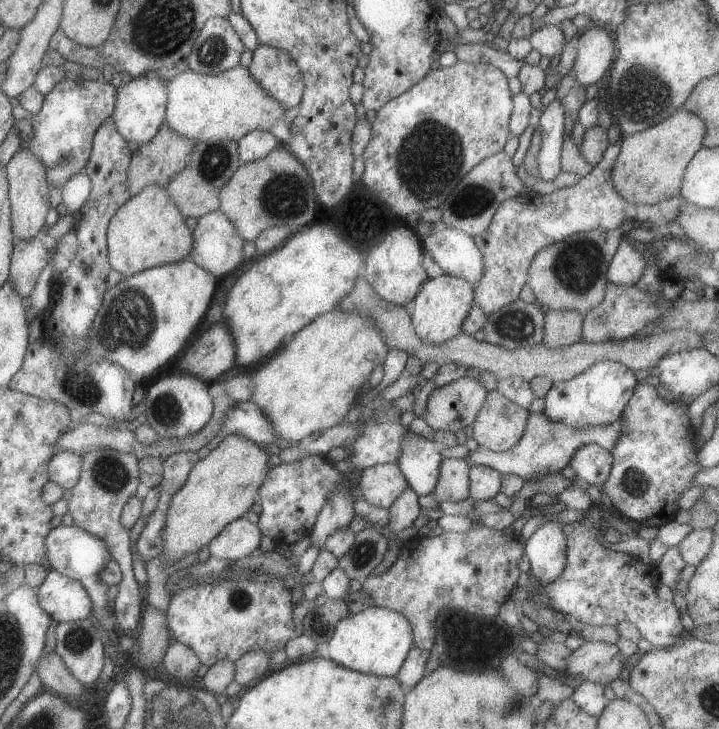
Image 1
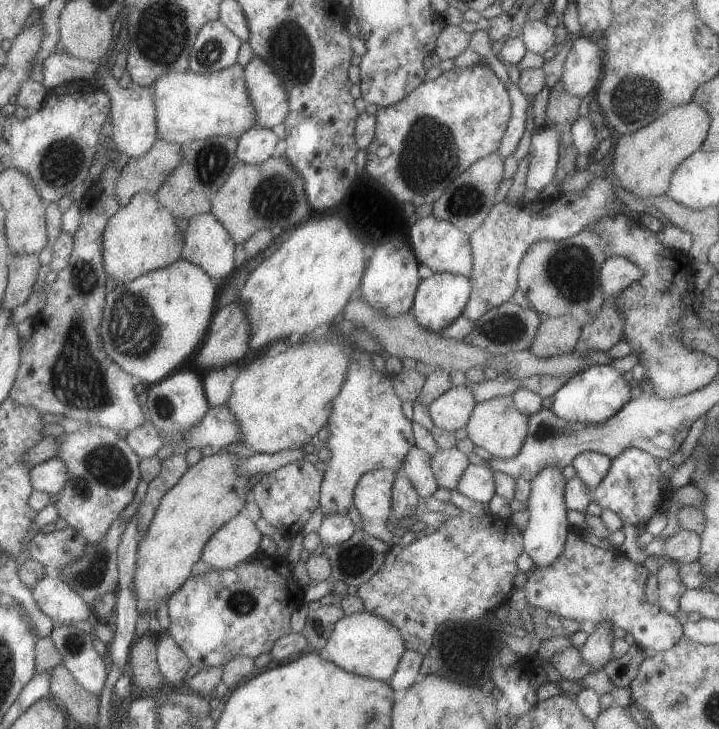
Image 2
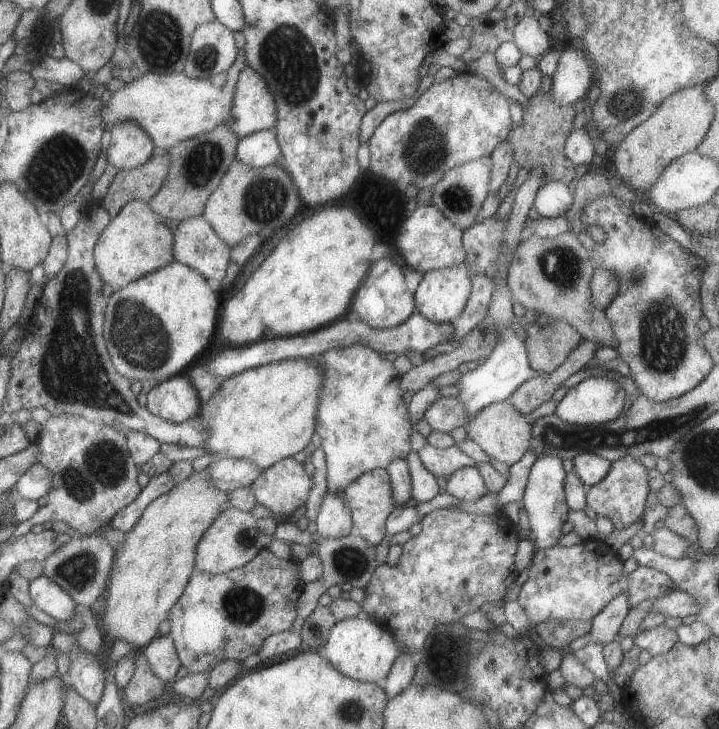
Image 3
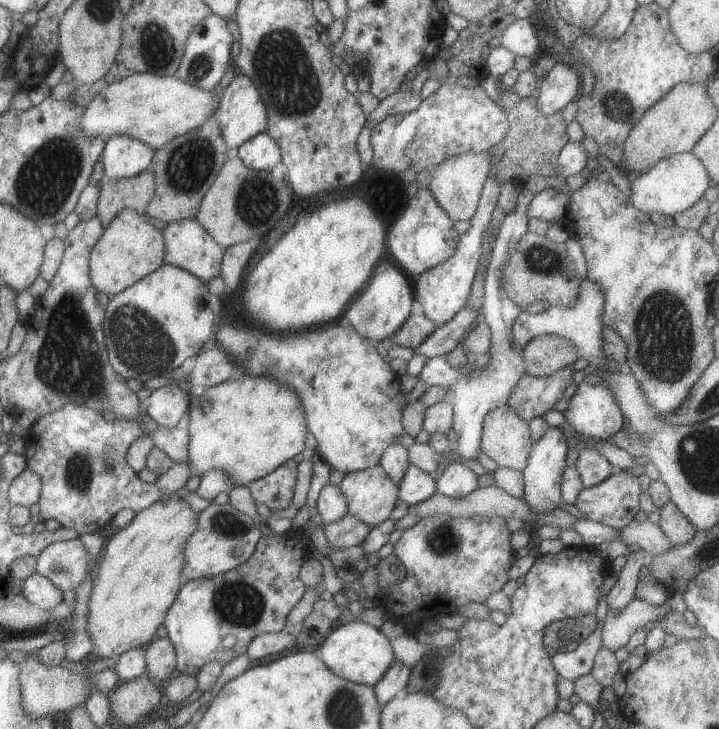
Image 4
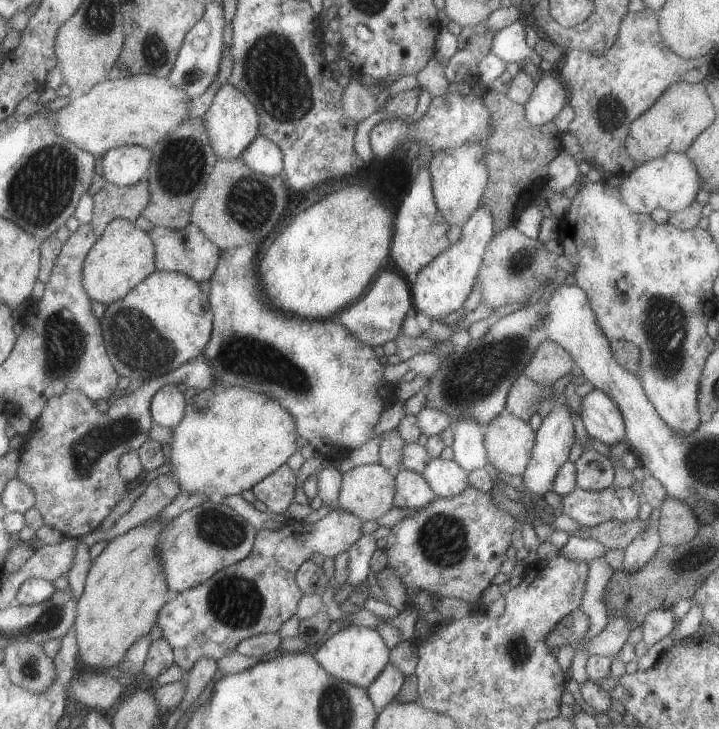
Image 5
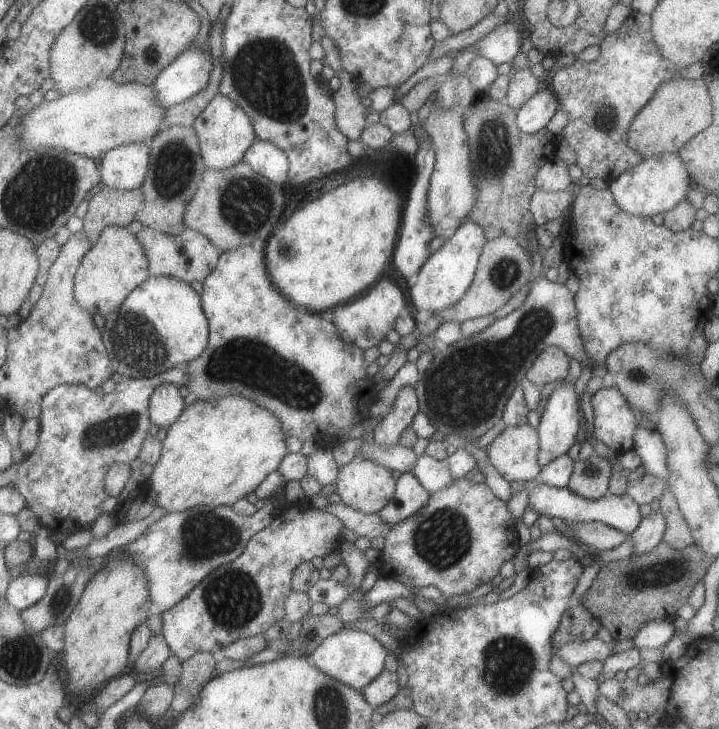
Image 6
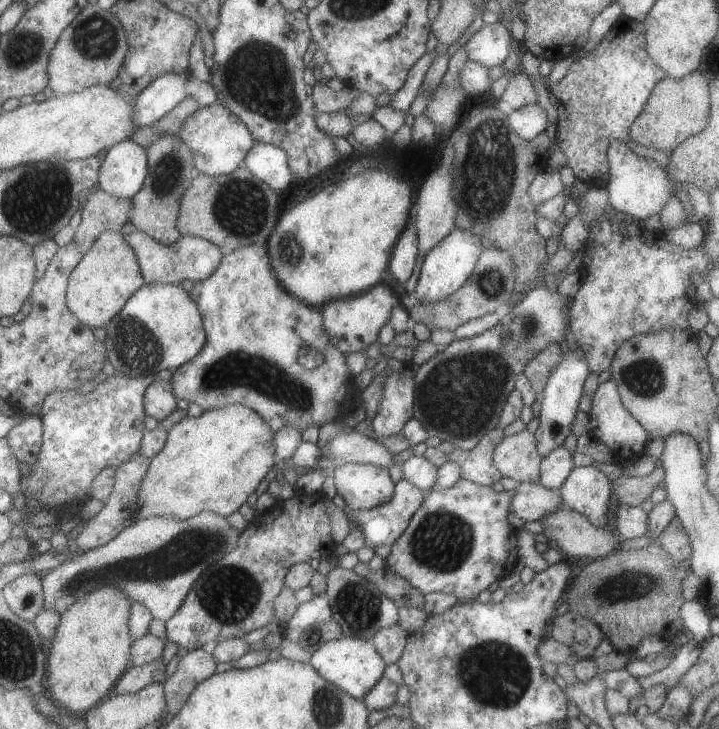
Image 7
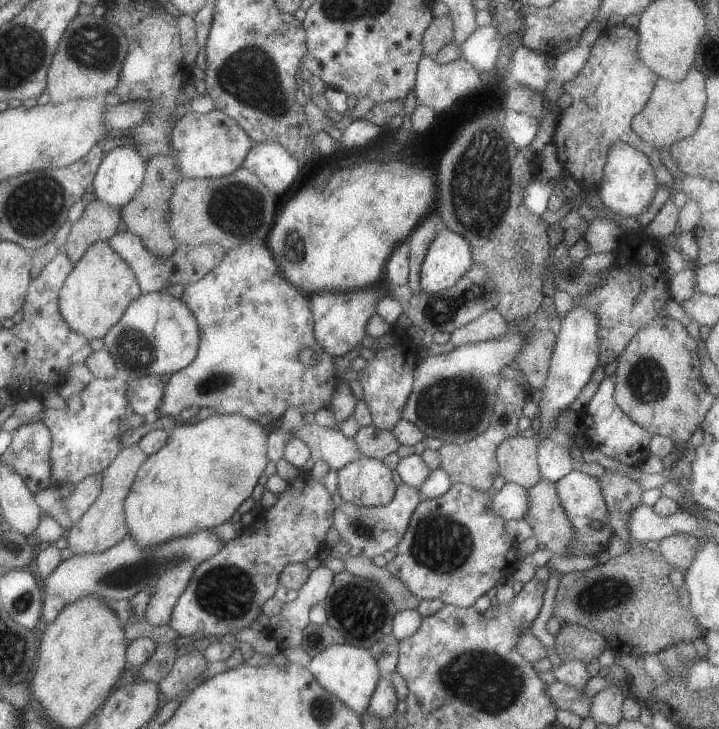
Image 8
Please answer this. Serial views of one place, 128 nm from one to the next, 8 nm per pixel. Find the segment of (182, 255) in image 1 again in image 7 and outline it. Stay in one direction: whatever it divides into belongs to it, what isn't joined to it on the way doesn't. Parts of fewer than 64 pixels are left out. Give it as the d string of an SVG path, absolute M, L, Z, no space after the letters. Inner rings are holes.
M105 230L71 269L66 286L65 302L69 312L85 326L95 330L103 327L121 308L127 299L143 285L143 277L137 258L121 232Z

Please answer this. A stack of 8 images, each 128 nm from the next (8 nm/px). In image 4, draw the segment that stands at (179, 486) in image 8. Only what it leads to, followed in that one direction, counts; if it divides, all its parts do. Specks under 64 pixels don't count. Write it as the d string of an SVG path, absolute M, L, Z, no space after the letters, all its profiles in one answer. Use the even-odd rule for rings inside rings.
M241 374L235 378L220 382L215 386L206 387L199 396L188 397L187 416L189 424L187 443L188 468L192 476L202 477L205 472L217 468L227 474L229 482L236 486L245 486L265 474L281 466L286 460L292 459L304 448L307 434L305 412L299 404L297 394L267 376L249 376Z

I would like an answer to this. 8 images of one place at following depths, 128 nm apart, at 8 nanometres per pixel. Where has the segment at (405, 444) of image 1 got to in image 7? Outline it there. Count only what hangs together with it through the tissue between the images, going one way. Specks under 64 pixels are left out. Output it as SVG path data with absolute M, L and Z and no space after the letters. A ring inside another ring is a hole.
M401 478L396 483L389 502L370 508L369 510L349 509L347 516L349 516L351 522L355 522L355 524L359 526L359 530L361 530L361 534L363 534L363 538L365 538L365 546L372 549L375 548L375 546L383 546L384 544L389 546L399 538L399 534L405 530L409 519L413 516L415 510L421 506L421 503L428 494L429 491L419 490L419 488L413 486L408 480Z

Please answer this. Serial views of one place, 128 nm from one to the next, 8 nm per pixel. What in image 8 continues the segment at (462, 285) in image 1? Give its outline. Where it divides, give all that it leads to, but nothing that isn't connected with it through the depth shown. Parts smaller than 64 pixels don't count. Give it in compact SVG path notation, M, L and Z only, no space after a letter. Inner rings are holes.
M441 227L421 263L420 289L426 293L436 293L451 288L472 264L471 248L467 240Z

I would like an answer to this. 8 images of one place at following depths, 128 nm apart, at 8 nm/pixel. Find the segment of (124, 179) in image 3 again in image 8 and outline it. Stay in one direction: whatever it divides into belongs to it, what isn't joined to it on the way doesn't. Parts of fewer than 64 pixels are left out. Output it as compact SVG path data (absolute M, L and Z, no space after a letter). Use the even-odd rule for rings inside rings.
M95 198L84 206L80 218L71 225L61 251L75 264L90 244L111 238L117 232L120 219L119 207L109 206Z

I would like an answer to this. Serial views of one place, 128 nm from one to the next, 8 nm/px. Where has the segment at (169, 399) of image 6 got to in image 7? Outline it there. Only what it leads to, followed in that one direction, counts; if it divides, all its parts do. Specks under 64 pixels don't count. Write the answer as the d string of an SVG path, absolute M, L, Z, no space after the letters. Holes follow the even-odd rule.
M153 380L143 394L143 408L147 416L160 422L181 404L173 396L169 381Z

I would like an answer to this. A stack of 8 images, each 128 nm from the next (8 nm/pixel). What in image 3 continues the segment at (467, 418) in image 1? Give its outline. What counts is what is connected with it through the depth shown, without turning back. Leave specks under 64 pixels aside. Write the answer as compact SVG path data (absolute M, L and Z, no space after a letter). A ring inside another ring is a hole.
M442 396L425 410L424 419L432 431L449 433L458 426L465 427L467 412L455 396Z

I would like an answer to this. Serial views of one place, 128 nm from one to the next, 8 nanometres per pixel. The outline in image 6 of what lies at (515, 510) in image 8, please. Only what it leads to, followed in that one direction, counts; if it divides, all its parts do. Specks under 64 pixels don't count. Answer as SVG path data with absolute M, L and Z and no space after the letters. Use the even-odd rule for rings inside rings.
M536 481L523 483L523 490L527 493L528 508L537 516L543 515L549 519L561 519L562 521L601 522L610 528L619 530L623 535L631 535L639 525L641 514L638 505L629 496L614 496L607 494L604 498L587 501L571 493L566 487L556 488L540 484Z

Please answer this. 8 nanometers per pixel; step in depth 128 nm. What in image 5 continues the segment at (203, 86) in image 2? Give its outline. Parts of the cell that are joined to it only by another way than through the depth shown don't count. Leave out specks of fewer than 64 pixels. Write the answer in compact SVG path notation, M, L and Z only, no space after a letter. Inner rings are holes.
M139 74L121 79L105 79L86 93L74 95L67 106L55 111L55 134L93 156L103 156L109 148L139 145L155 148L169 130L188 119L189 96L167 78Z

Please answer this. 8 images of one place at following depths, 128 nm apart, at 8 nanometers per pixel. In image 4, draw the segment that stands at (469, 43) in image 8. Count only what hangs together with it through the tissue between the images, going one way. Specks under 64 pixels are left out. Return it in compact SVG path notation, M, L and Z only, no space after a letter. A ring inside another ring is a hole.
M529 17L513 21L505 28L500 45L515 57L535 59L542 53L542 43L533 21Z

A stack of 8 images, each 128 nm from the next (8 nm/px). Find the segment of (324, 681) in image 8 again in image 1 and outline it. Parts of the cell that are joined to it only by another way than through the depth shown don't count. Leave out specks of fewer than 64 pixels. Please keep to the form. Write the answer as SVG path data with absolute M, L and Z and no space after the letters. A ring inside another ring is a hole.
M373 605L349 614L335 624L327 643L327 654L335 664L349 670L379 677L396 677L407 651L413 646L411 626L405 616L395 610Z

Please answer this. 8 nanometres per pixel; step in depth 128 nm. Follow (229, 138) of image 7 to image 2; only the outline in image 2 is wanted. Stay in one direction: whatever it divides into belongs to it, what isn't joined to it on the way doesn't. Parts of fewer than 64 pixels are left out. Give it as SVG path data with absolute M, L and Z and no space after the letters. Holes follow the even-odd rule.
M255 56L244 66L243 78L249 104L253 106L255 125L270 129L283 122L289 112L289 98L275 70Z

